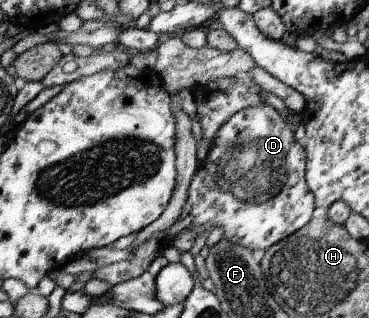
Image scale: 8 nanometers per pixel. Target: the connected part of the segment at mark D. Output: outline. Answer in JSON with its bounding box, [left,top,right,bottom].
[92,102,316,286]

